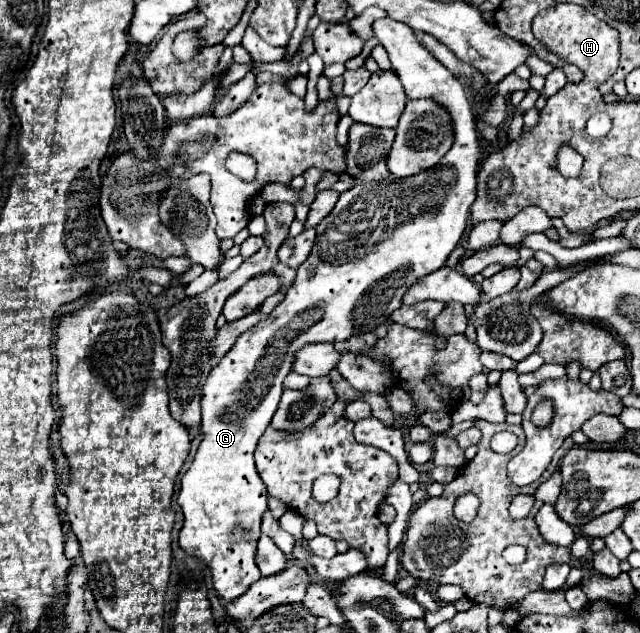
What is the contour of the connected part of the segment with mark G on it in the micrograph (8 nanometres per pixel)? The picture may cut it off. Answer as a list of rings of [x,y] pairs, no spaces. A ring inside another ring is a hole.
[[[389,17],[377,19],[375,39],[379,39],[379,43],[387,49],[393,69],[401,79],[407,97],[433,99],[451,113],[451,121],[455,125],[455,141],[449,153],[443,157],[443,161],[439,161],[439,165],[419,175],[397,179],[389,185],[357,185],[341,193],[335,209],[317,225],[317,239],[313,251],[307,257],[307,261],[299,265],[297,277],[287,289],[285,299],[271,311],[271,315],[261,319],[253,329],[245,331],[229,349],[229,353],[211,369],[201,393],[203,441],[197,449],[191,469],[181,479],[181,491],[177,497],[177,503],[181,505],[185,515],[185,525],[179,533],[179,545],[181,549],[185,549],[185,553],[193,555],[209,567],[213,587],[217,595],[225,601],[241,597],[261,577],[255,565],[255,545],[259,541],[261,517],[267,509],[267,489],[255,469],[253,451],[257,447],[259,437],[269,427],[271,417],[279,405],[283,393],[283,379],[293,367],[295,353],[303,349],[303,345],[347,341],[353,335],[375,331],[381,323],[385,323],[391,317],[391,313],[401,307],[401,297],[413,285],[413,281],[445,265],[449,253],[457,247],[457,243],[463,237],[470,215],[469,210],[475,201],[477,173],[479,163],[483,161],[483,147],[481,137],[475,129],[475,111],[471,101],[467,99],[465,87],[417,41],[413,29],[405,23],[393,21]],[[237,407],[243,409],[243,417],[237,417]]]

